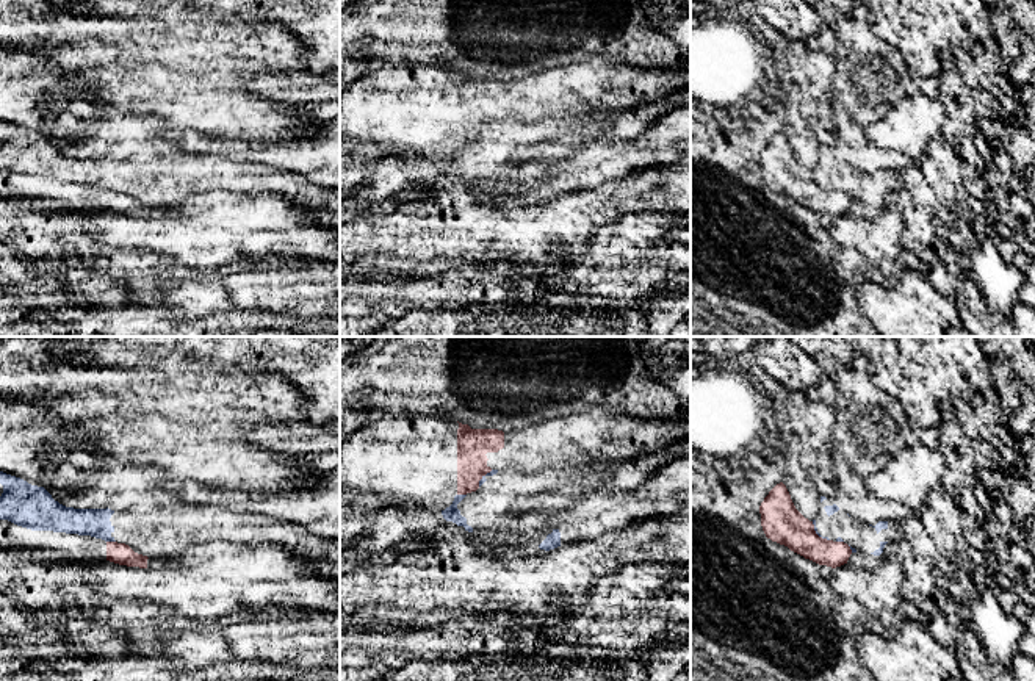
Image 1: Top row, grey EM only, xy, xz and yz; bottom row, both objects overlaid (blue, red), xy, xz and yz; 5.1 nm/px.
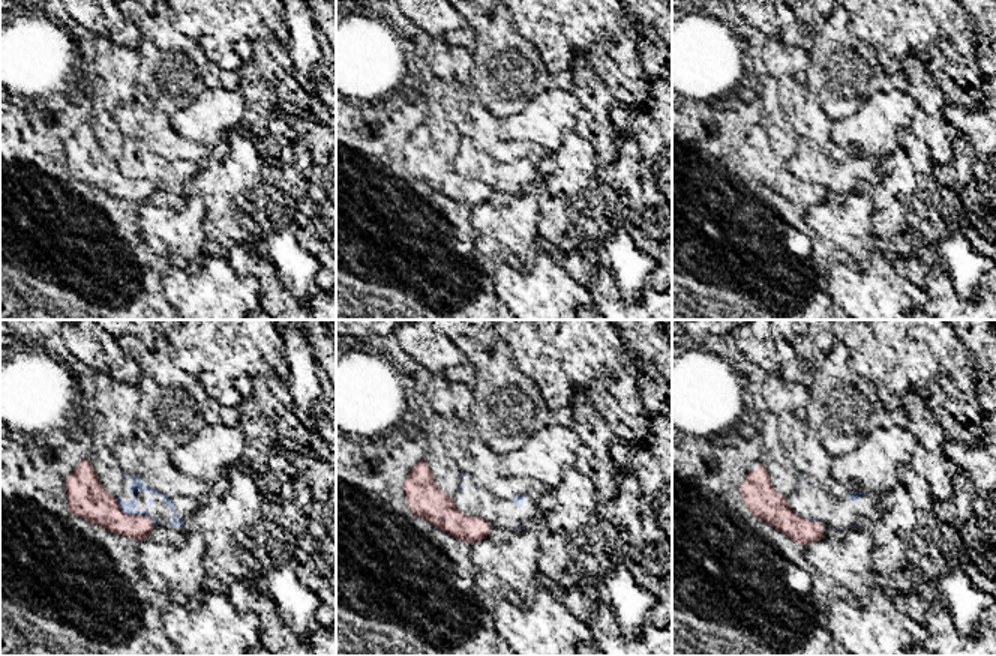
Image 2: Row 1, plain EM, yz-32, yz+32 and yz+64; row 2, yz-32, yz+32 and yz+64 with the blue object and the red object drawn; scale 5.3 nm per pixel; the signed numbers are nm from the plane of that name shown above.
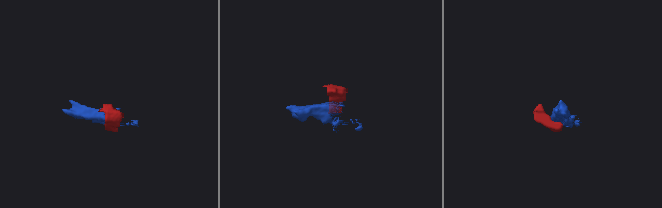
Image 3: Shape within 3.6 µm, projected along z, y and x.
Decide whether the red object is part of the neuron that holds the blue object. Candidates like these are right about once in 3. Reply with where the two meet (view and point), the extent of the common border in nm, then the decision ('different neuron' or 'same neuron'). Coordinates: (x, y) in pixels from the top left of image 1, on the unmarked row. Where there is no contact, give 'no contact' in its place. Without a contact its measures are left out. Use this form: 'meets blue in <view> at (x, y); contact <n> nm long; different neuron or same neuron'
meets blue in xy at (111, 190); contact 50 nm long; different neuron

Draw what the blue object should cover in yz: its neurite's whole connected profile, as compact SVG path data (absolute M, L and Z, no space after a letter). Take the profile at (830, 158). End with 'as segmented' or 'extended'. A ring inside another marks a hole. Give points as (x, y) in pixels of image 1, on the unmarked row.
M820 146L820 160L813 169L814 180L819 186L844 191L852 202L871 202L880 205L888 191L900 186L900 177L894 171L878 171L875 175L866 174L844 160L831 149Z | extended

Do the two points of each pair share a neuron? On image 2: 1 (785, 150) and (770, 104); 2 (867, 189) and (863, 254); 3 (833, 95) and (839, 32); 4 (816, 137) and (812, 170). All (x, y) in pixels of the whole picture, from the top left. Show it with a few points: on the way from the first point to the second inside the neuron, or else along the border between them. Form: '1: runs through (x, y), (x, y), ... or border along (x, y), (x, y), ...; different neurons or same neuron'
1: runs through (783, 138), (773, 116); same neuron
2: border along (857, 189), (872, 203), (873, 231); different neurons
3: runs through (836, 80), (836, 47); same neuron
4: border along (815, 149), (839, 161), (849, 158); different neurons

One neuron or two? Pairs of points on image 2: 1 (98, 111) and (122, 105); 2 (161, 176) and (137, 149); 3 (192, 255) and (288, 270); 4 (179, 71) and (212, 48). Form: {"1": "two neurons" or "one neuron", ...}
{"1": "two neurons", "2": "one neuron", "3": "two neurons", "4": "two neurons"}

